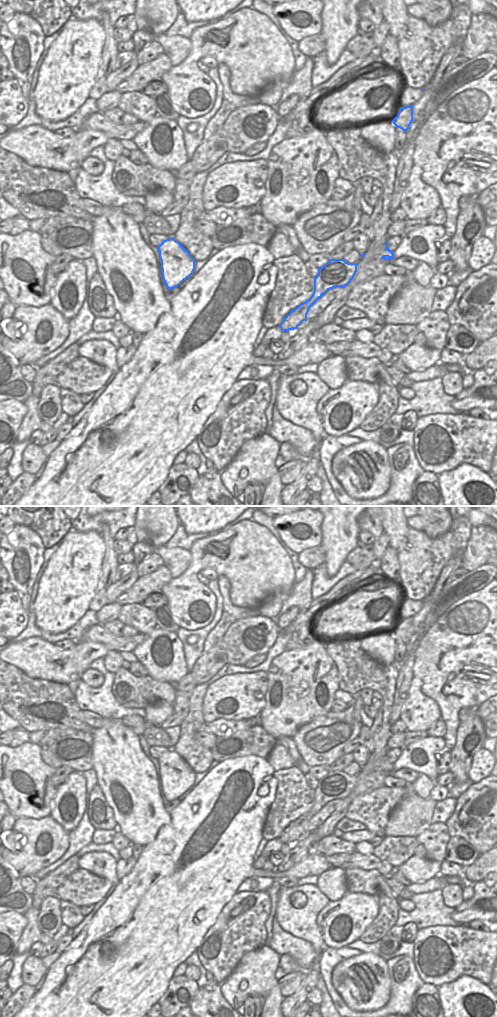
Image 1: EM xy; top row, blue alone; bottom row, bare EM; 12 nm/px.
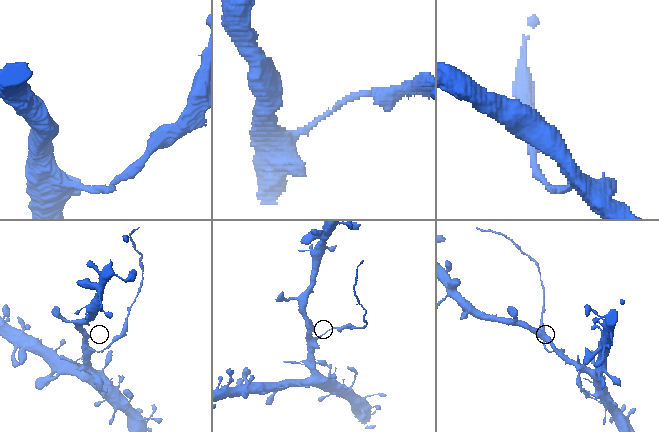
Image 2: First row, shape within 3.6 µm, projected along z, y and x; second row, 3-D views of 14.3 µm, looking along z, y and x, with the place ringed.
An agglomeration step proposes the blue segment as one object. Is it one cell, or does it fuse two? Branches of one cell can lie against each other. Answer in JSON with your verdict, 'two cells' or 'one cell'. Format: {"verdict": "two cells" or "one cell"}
{"verdict": "two cells"}

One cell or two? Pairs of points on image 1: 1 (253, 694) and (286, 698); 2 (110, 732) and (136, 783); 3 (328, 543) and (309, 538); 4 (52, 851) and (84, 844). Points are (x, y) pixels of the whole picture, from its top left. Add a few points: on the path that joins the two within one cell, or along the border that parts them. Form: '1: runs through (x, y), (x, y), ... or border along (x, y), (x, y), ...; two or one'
1: border along (267, 673), (266, 705), (258, 715); two
2: runs through (115, 745), (117, 757), (123, 770); one
3: border along (322, 517), (321, 542), (319, 544); two
4: border along (69, 833), (69, 847), (52, 863); two

